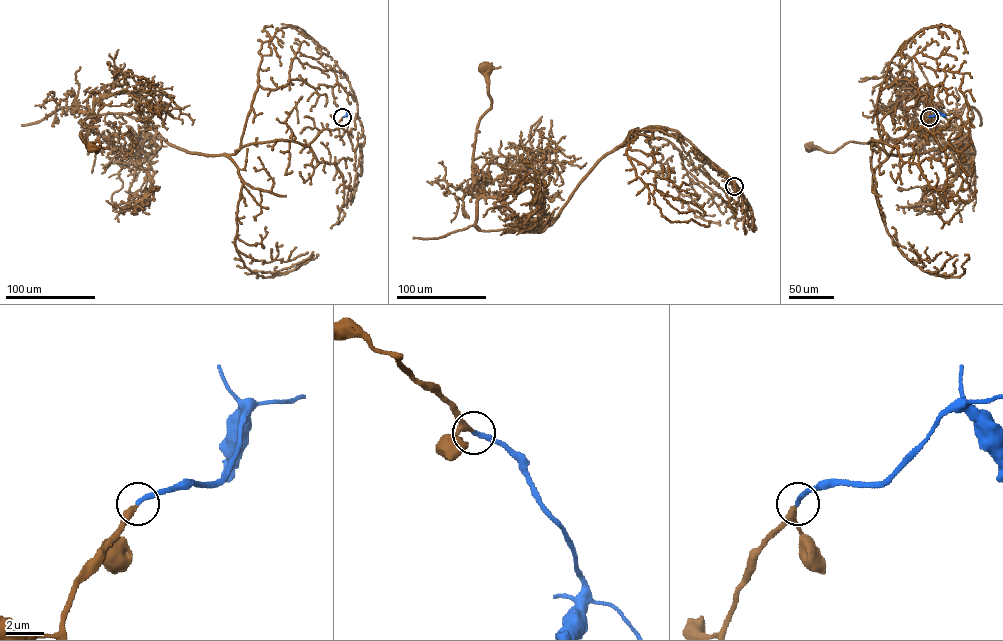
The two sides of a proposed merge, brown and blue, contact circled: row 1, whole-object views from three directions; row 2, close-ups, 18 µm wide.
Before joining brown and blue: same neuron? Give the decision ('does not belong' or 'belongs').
belongs

